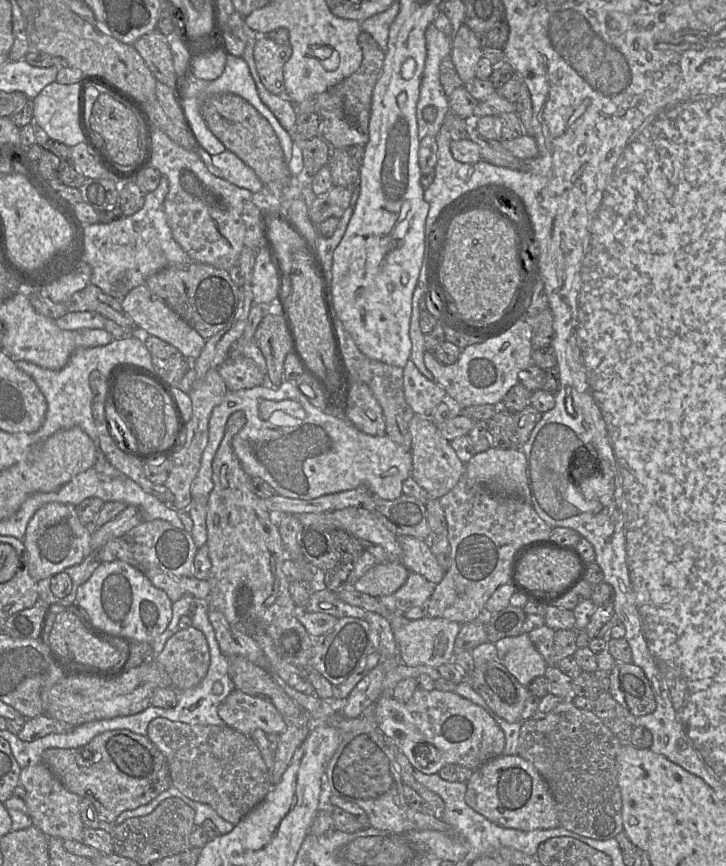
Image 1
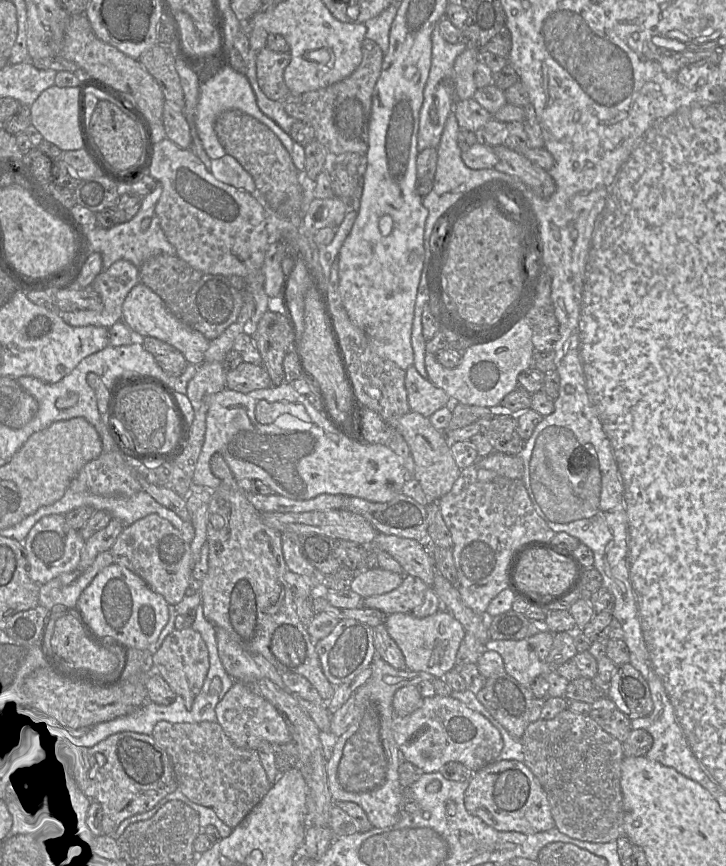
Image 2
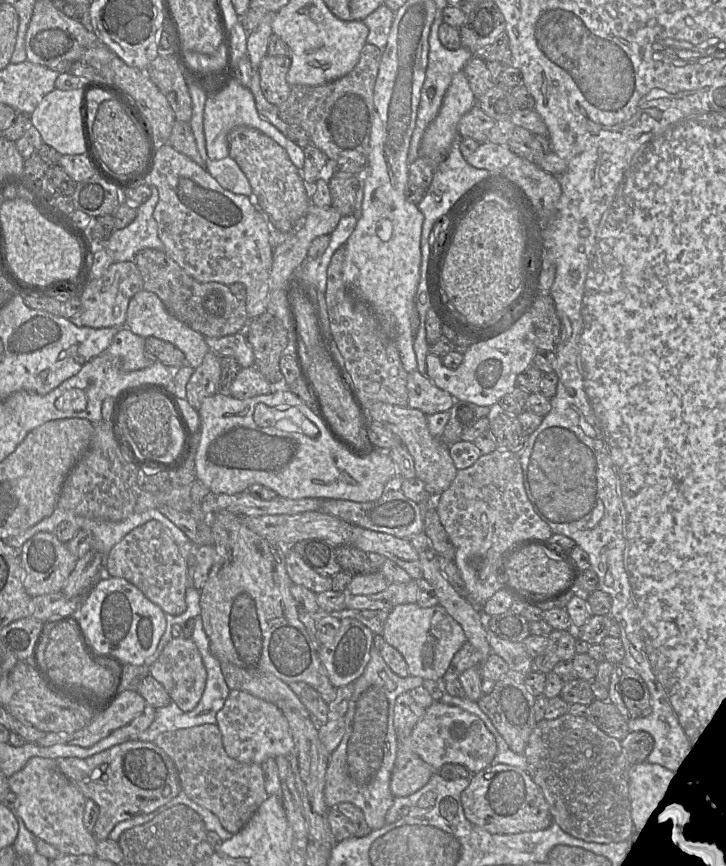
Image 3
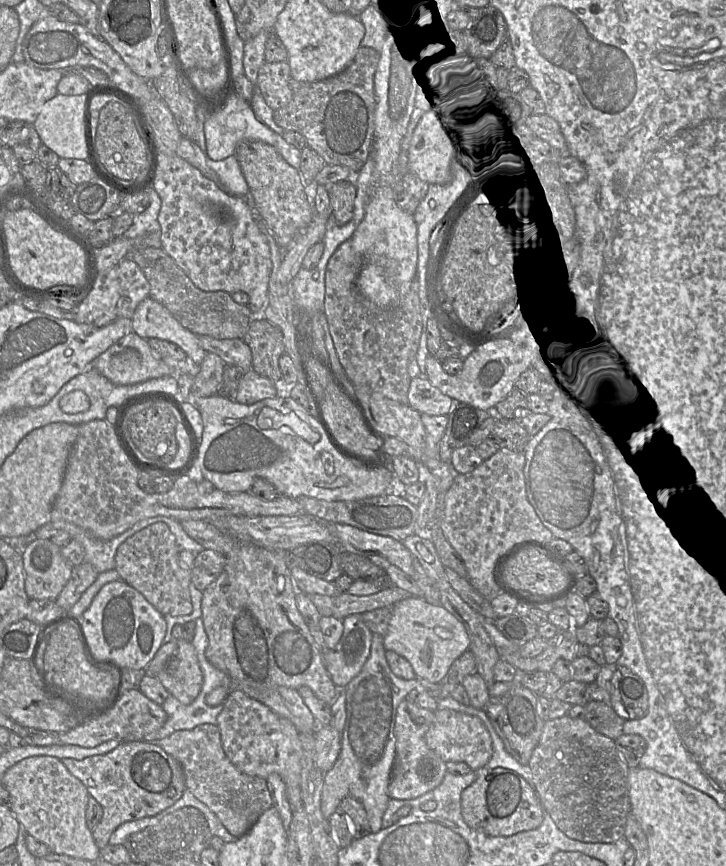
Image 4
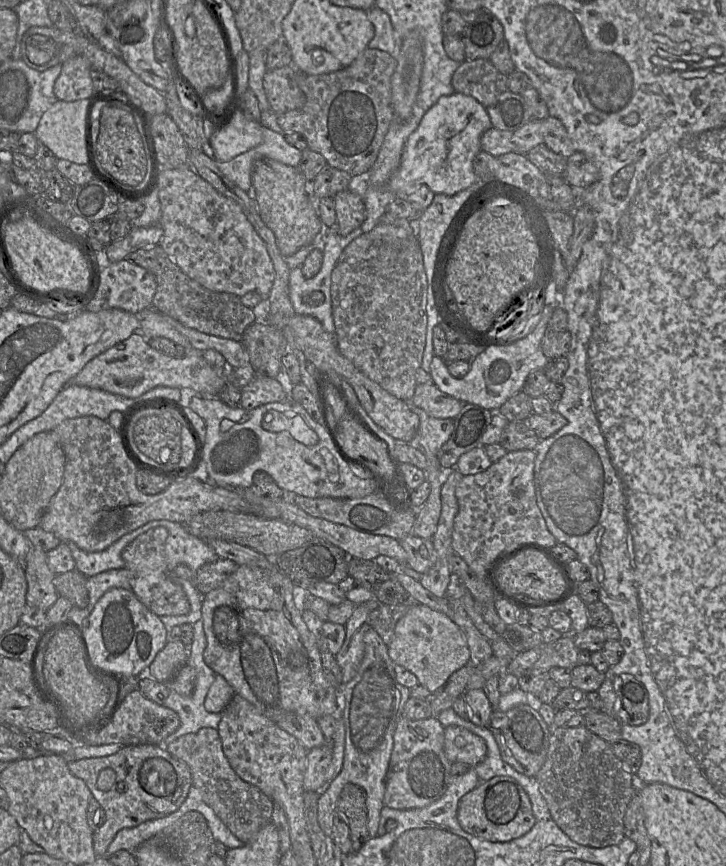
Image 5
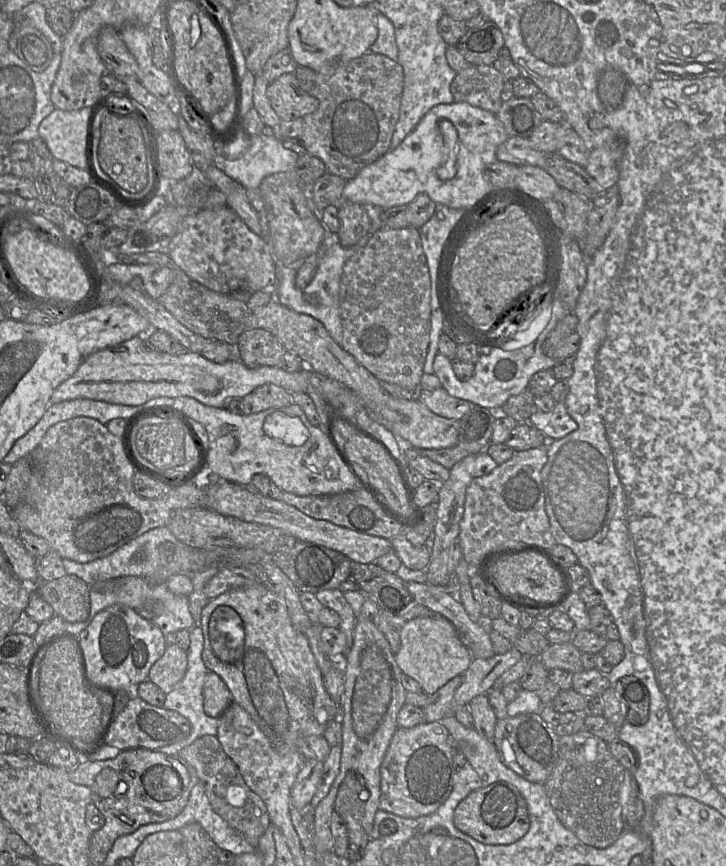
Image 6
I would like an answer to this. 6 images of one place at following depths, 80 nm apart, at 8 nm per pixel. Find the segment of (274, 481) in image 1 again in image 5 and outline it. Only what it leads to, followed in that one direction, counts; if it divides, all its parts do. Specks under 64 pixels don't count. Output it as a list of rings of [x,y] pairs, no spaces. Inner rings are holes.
[[[194,396],[188,406],[206,424],[204,461],[208,474],[220,487],[250,488],[257,471],[268,473],[285,493],[294,493],[309,498],[363,498],[376,492],[375,483],[357,475],[335,449],[325,427],[314,420],[297,401],[286,398],[252,410],[232,408],[217,397]]]

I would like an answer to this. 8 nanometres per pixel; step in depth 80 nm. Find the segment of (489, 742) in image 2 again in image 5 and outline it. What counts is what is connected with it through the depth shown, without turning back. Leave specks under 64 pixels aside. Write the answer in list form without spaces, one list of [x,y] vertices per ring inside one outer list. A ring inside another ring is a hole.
[[[447,726],[444,734],[444,752],[451,762],[465,762],[475,767],[487,753],[485,741],[461,726]]]

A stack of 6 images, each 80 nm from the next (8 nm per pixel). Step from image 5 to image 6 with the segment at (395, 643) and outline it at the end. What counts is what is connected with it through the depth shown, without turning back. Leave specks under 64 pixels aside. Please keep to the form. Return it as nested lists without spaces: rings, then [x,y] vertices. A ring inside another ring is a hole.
[[[442,615],[409,620],[401,629],[401,646],[394,655],[401,672],[416,680],[432,695],[452,678],[463,675],[474,659],[454,625]]]

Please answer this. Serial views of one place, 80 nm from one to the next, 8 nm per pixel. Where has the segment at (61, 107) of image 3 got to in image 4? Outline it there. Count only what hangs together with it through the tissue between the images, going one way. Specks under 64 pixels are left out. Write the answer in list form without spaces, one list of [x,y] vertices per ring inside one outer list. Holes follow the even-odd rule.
[[[58,93],[43,105],[32,125],[40,137],[41,142],[56,153],[59,158],[87,161],[84,137],[85,105],[85,94],[67,96]]]

